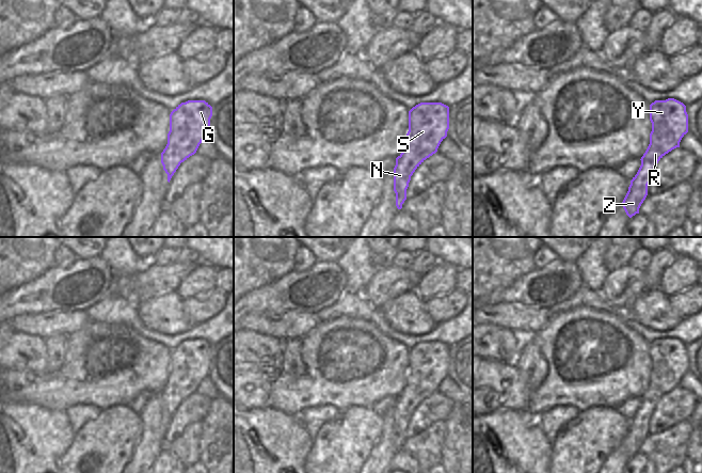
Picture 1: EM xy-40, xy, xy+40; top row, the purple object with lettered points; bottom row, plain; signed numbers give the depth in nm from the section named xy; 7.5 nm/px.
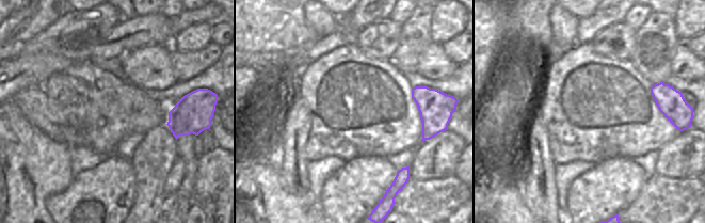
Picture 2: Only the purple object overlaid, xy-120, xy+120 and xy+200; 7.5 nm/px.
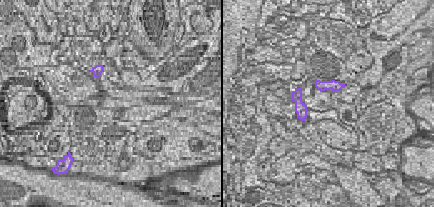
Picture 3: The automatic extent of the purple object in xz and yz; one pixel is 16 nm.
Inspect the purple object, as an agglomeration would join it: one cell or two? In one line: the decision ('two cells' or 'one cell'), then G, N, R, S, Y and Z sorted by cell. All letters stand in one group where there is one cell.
one cell; groups G N R S Y Z

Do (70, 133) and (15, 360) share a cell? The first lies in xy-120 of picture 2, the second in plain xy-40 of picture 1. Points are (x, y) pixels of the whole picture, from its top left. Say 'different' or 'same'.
same

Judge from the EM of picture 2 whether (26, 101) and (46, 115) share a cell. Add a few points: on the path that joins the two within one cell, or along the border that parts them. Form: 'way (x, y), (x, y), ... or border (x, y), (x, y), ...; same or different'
way (31, 101), (41, 111); same

